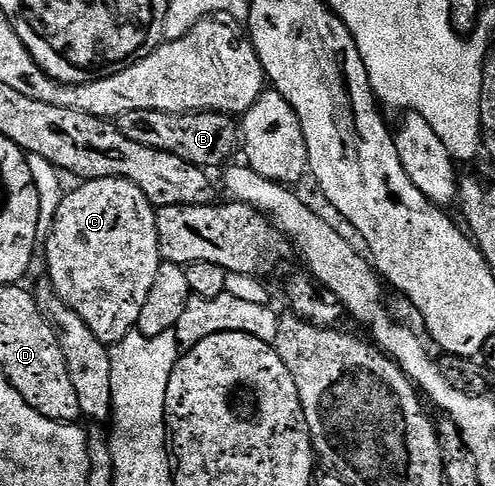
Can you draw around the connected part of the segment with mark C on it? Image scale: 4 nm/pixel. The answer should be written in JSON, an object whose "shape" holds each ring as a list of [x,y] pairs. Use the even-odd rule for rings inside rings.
{"shape":[[[90,178],[81,181],[77,186],[80,186],[77,190],[69,189],[65,193],[56,213],[54,224],[47,231],[48,247],[45,248],[44,254],[48,257],[48,278],[52,281],[51,289],[68,305],[68,309],[78,312],[78,316],[82,316],[82,320],[86,320],[86,328],[90,328],[90,332],[94,332],[94,336],[98,336],[98,340],[102,340],[105,346],[111,348],[137,329],[142,316],[142,304],[146,304],[146,296],[150,296],[150,288],[154,288],[154,280],[158,276],[158,268],[162,259],[158,224],[156,223],[157,207],[148,201],[147,196],[135,184],[125,178]]]}

